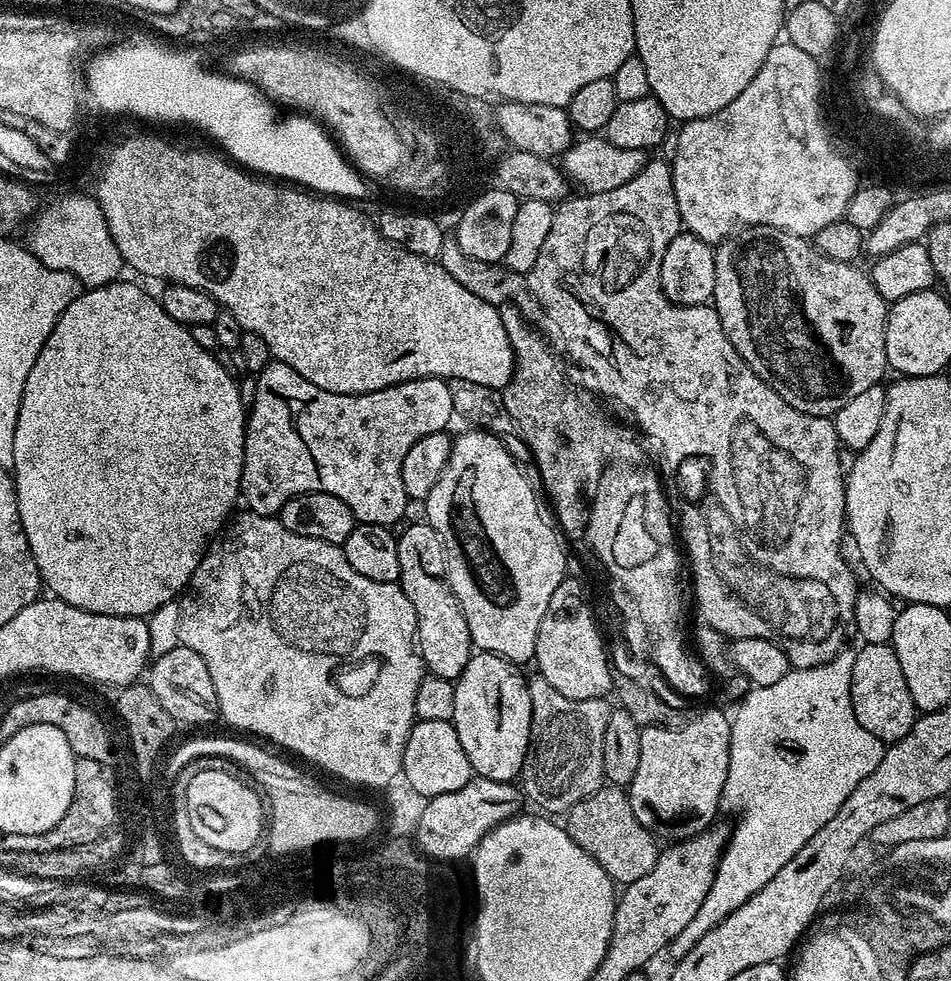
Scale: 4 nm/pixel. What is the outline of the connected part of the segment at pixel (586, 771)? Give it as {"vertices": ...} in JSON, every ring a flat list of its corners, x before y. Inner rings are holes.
{"vertices":[[538,674,528,680,528,693,532,699,530,738,518,784,541,813,564,814,605,783,603,743,614,708,604,698,566,698]]}

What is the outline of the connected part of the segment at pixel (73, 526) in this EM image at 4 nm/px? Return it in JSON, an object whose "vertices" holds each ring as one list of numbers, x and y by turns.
{"vertices":[[120,283,103,284,81,291,74,302,66,306,54,330,48,335,48,341,42,346,34,366,30,366,30,374,22,390,10,471,16,482,22,530,26,530,26,542,34,554,43,587,47,591,49,588,55,599,87,612,147,618,157,612,161,604,173,603,176,595,188,588,194,570,198,570,198,562,202,562,218,533,229,523,233,515,232,507,236,500,238,504,241,499,246,400,240,397,240,388,232,381,231,374,188,333,191,331,185,325,166,314,155,295,143,292,136,284]]}

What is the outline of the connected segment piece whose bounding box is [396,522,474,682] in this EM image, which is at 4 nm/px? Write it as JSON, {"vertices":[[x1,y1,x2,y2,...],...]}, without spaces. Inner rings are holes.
{"vertices":[[427,522,412,524,404,533,399,533,396,545,400,571,398,583,406,598,410,598,410,606,414,606,416,646,420,658,431,675,454,682,460,677,462,670,466,670,468,660,474,655,474,645,470,638,470,630,466,626,466,618,458,606,452,587,443,575,435,576,424,565,424,556,420,553,437,551,440,548,438,534]]}

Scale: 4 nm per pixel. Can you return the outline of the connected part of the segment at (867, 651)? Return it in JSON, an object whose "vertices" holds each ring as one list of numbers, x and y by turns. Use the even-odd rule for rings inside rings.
{"vertices":[[891,643,864,644,856,652,854,670,850,678,850,698,854,706,854,718,862,726,862,730,870,730,874,738,881,740,885,746,896,743,897,740,906,738,918,718,918,709,914,698,910,698,910,686,906,686,906,674,902,674,902,665,898,662,898,654]]}

